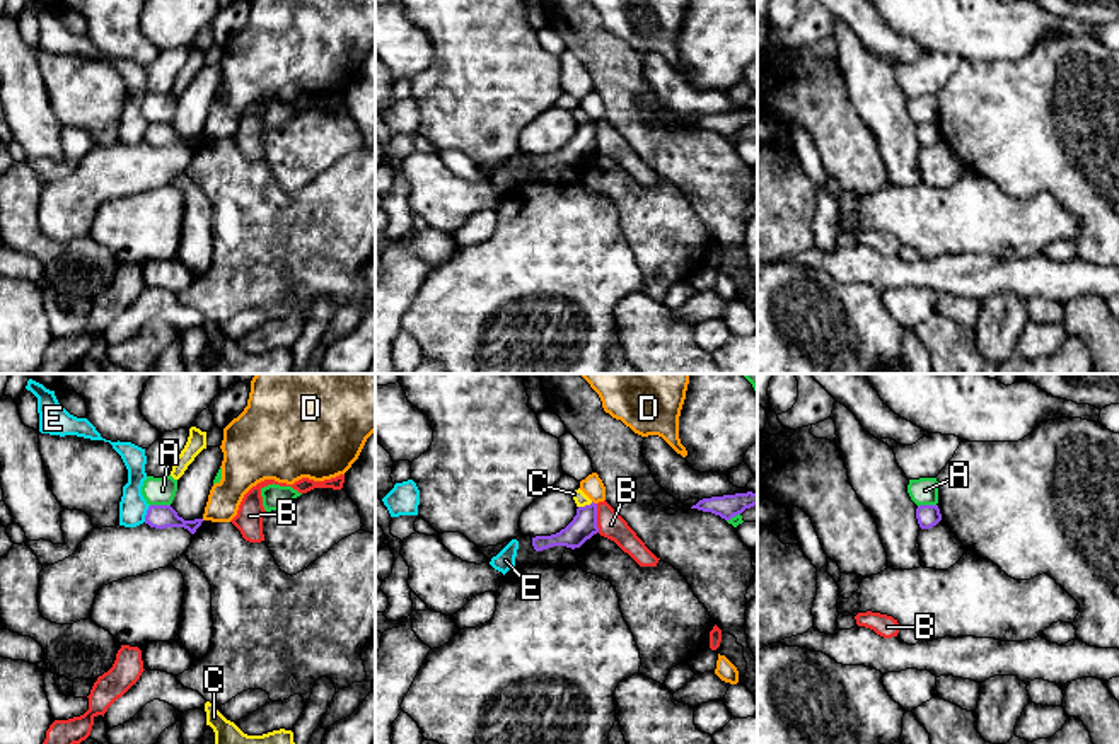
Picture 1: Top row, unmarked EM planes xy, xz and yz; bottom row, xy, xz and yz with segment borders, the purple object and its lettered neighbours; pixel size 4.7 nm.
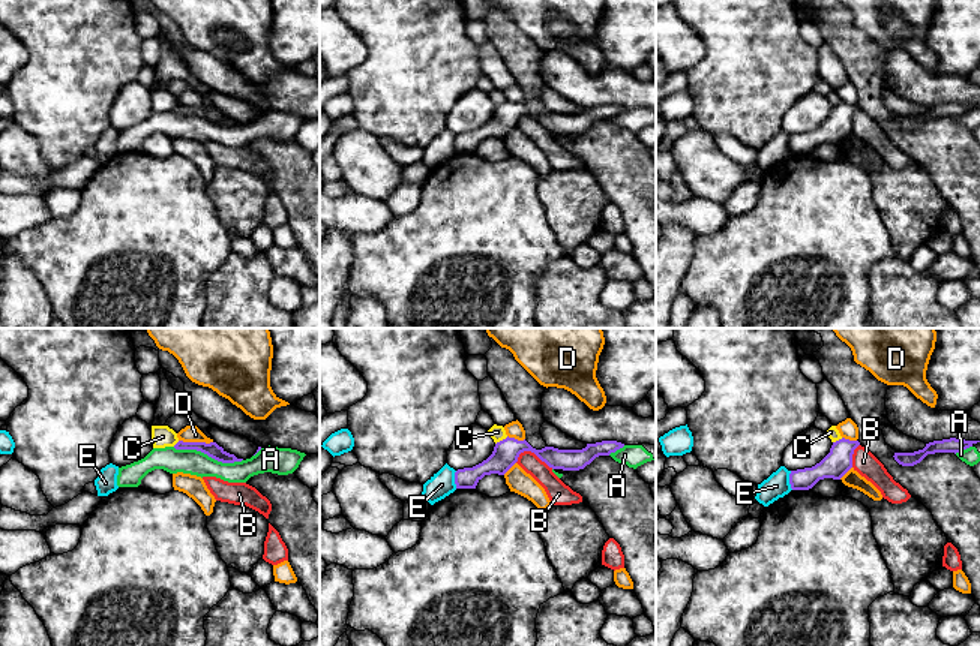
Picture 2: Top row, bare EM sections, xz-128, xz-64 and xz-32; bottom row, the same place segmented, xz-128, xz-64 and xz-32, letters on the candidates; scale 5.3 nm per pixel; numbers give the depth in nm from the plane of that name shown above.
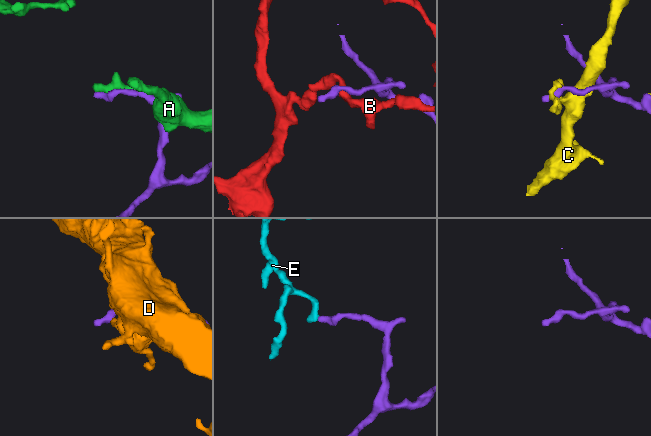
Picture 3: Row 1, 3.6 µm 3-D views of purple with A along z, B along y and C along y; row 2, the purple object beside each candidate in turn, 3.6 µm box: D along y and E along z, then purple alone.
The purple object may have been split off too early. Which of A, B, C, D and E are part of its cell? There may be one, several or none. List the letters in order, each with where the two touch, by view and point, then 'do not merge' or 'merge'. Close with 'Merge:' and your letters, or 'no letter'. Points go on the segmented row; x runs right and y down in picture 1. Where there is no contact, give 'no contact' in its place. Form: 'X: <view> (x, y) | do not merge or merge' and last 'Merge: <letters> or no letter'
A: xy (161, 505) | do not merge
B: xz (596, 517) | do not merge
C: xz (585, 505) | do not merge
D: xz (592, 502) | do not merge
E: xy (147, 514) | do not merge
Merge: no letter

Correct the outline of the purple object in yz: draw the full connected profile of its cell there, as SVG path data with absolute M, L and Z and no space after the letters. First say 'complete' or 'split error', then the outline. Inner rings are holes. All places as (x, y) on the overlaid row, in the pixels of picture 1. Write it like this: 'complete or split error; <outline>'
complete; M919 505L916 509L916 519L921 529L930 529L942 520L938 505Z

